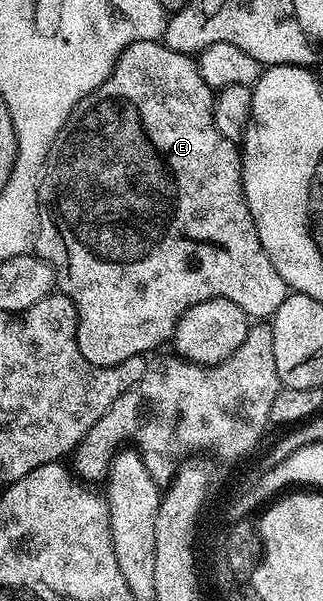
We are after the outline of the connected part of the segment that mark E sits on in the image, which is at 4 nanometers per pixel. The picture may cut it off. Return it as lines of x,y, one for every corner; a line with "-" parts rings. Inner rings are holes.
161,40
136,42
117,55
117,63
113,66
112,72
107,76
107,80
103,80
103,84
99,84
99,88
95,88
95,92
83,96
83,100
79,100
79,104
75,104
75,108
71,112
67,124
63,124
59,136
55,136
55,140
51,144
49,155
45,161
45,168
41,175
41,188
37,191
39,217
35,235
35,253
38,258
43,259
48,266
53,268
54,275
56,275
55,282
59,287
60,293
66,294
75,304
75,308
77,309
77,343
79,344
79,352
83,352
83,356
91,364
95,364
96,366
118,366
123,360
127,360
136,354
142,356
148,355
148,350
153,350
156,346
161,346
164,342
168,343
172,339
181,317
191,307
200,302
215,300
216,298
231,300
231,304
239,304
239,308
243,308
243,312
248,314
250,319
269,320
272,319
273,314
279,308
279,304
283,304
283,300
289,297
291,293
289,285
283,280
283,276
279,276
275,264
271,264
271,260
267,256
267,252
257,235
257,225
251,216
249,206
245,203
245,185
241,183
241,156
238,147
234,143
227,141
219,132
219,128
215,128
215,116
213,115
214,97
214,87
205,83
196,61
190,55
175,52

